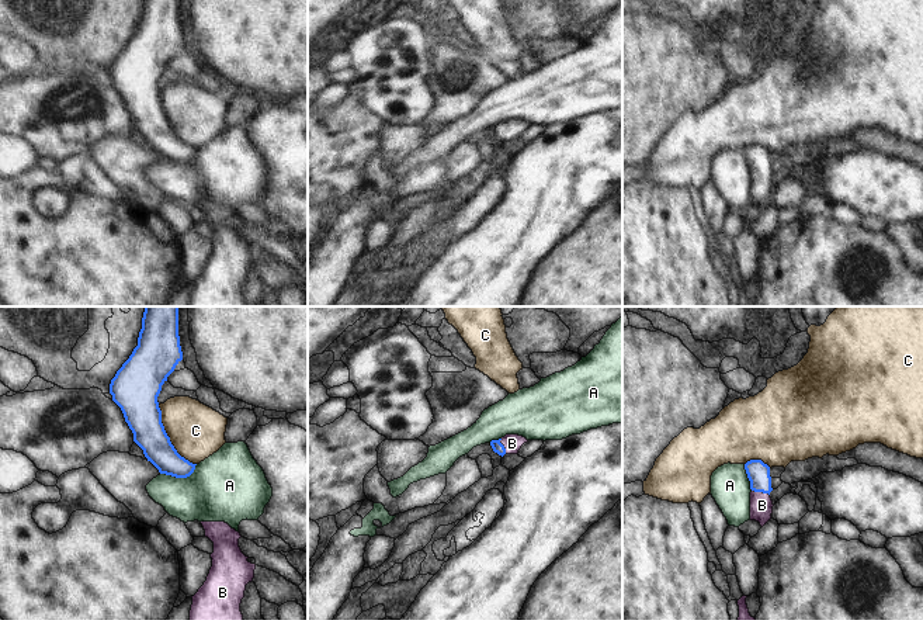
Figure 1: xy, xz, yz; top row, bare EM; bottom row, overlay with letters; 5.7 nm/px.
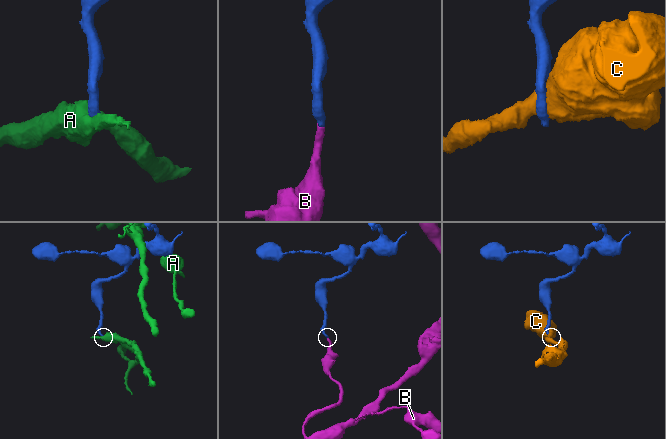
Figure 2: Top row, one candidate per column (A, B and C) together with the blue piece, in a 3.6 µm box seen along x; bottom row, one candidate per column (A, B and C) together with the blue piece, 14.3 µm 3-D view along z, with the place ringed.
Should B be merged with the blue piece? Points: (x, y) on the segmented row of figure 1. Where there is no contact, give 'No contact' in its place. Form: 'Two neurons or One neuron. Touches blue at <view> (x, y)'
One neuron. Touches blue at yz (760, 491).

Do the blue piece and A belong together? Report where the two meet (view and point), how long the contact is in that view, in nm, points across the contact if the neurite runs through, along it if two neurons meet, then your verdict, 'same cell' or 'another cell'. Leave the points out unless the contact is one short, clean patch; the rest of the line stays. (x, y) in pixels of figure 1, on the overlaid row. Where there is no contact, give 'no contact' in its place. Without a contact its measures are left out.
meets blue in xy at (180, 477); contact 220 nm long; border along xy (197, 464), (186, 477), (160, 474); another cell

